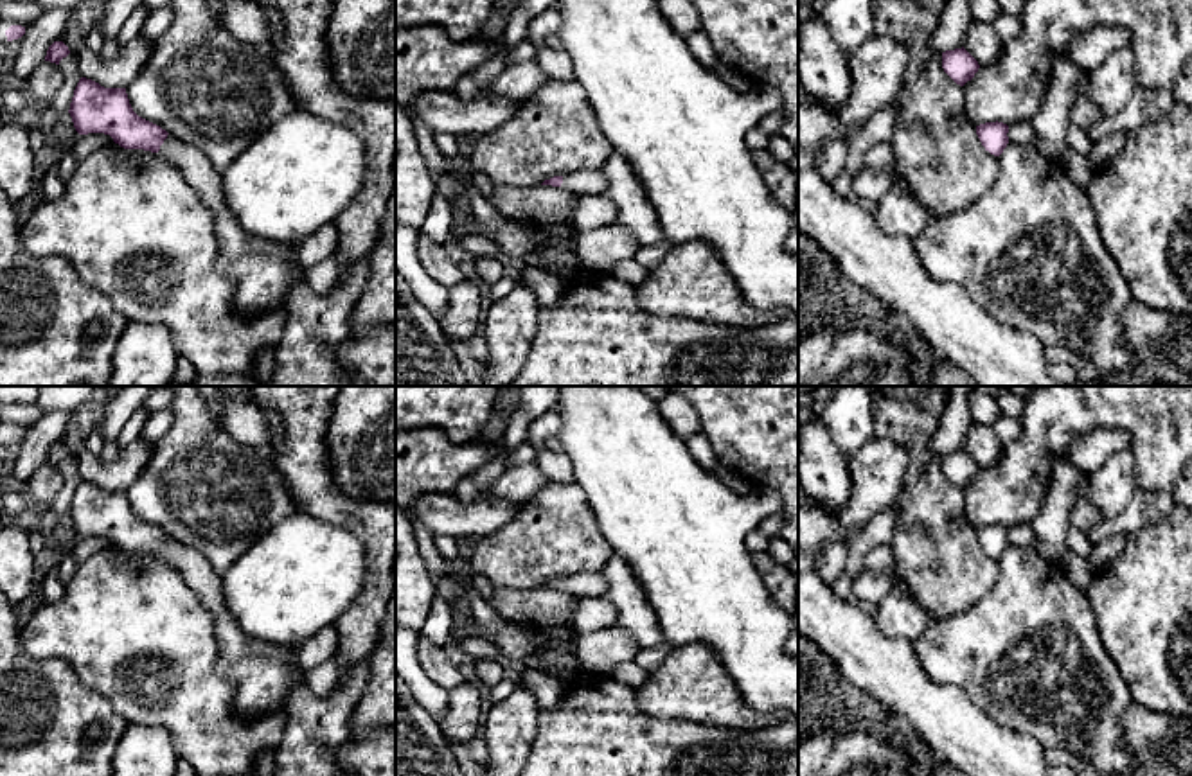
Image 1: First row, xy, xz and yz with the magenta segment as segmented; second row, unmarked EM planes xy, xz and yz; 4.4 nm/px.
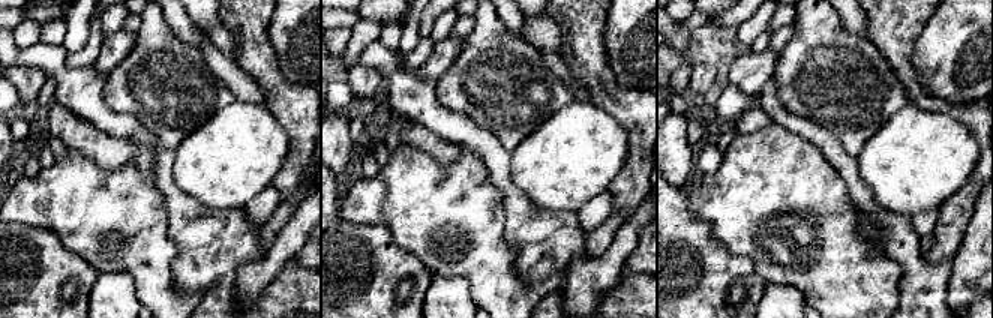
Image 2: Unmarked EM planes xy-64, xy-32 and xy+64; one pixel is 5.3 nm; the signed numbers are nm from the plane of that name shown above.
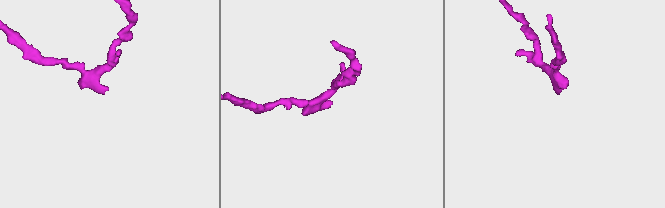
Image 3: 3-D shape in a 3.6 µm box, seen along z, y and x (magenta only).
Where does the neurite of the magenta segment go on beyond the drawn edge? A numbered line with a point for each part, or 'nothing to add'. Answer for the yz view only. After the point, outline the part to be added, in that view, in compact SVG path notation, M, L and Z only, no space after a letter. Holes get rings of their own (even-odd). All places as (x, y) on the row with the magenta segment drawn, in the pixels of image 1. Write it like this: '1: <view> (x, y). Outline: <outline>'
nothing to add

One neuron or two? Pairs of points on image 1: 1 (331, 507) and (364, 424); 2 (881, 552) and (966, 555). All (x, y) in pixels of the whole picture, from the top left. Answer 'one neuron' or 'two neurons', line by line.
1: two neurons
2: two neurons

